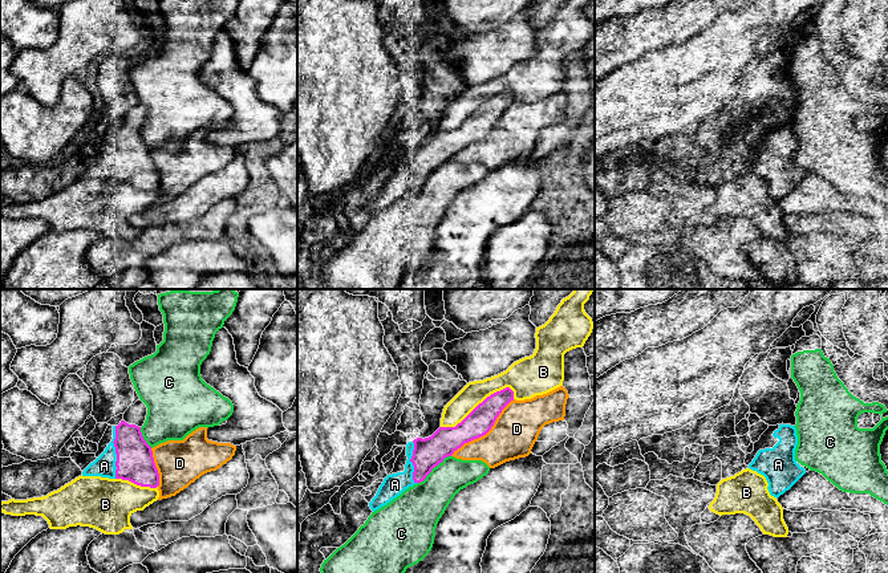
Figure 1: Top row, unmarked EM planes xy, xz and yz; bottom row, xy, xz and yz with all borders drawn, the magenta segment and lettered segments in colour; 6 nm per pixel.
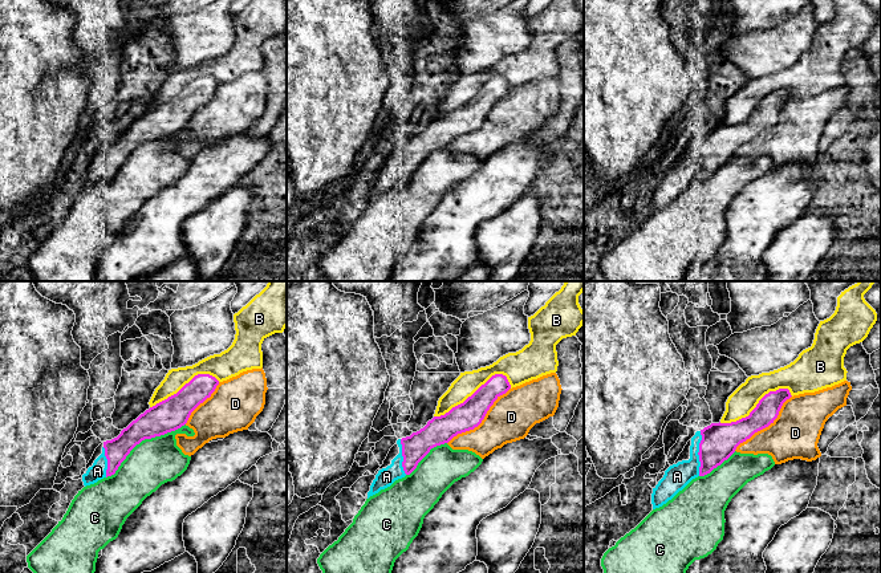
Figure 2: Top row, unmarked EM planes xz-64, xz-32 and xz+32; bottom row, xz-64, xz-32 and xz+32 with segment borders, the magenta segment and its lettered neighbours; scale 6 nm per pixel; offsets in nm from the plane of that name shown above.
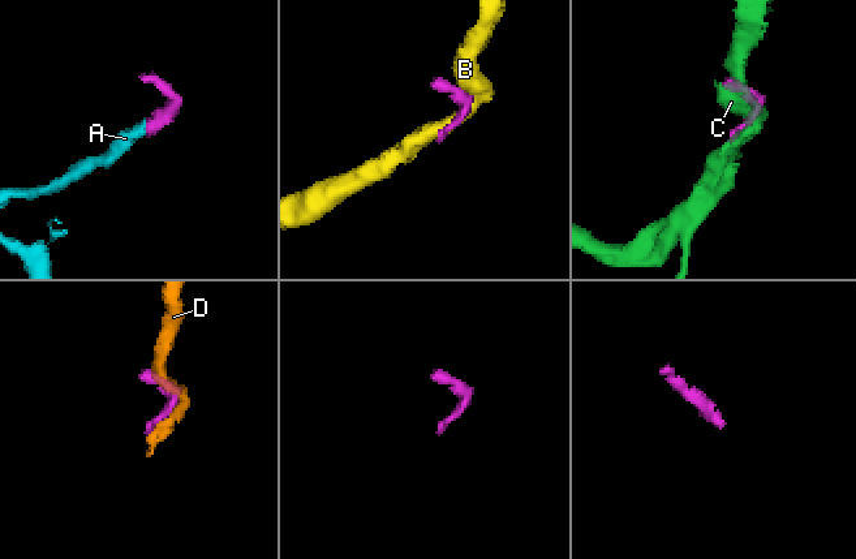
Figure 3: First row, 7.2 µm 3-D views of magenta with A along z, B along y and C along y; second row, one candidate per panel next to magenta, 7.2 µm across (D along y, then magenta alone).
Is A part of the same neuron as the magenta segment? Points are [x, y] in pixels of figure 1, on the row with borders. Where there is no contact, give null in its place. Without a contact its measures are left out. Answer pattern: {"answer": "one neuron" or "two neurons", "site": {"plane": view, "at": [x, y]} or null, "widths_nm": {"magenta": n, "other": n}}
{"answer": "one neuron", "site": {"plane": "xy", "at": [116, 452]}, "widths_nm": {"magenta": 220, "other": 140}}

